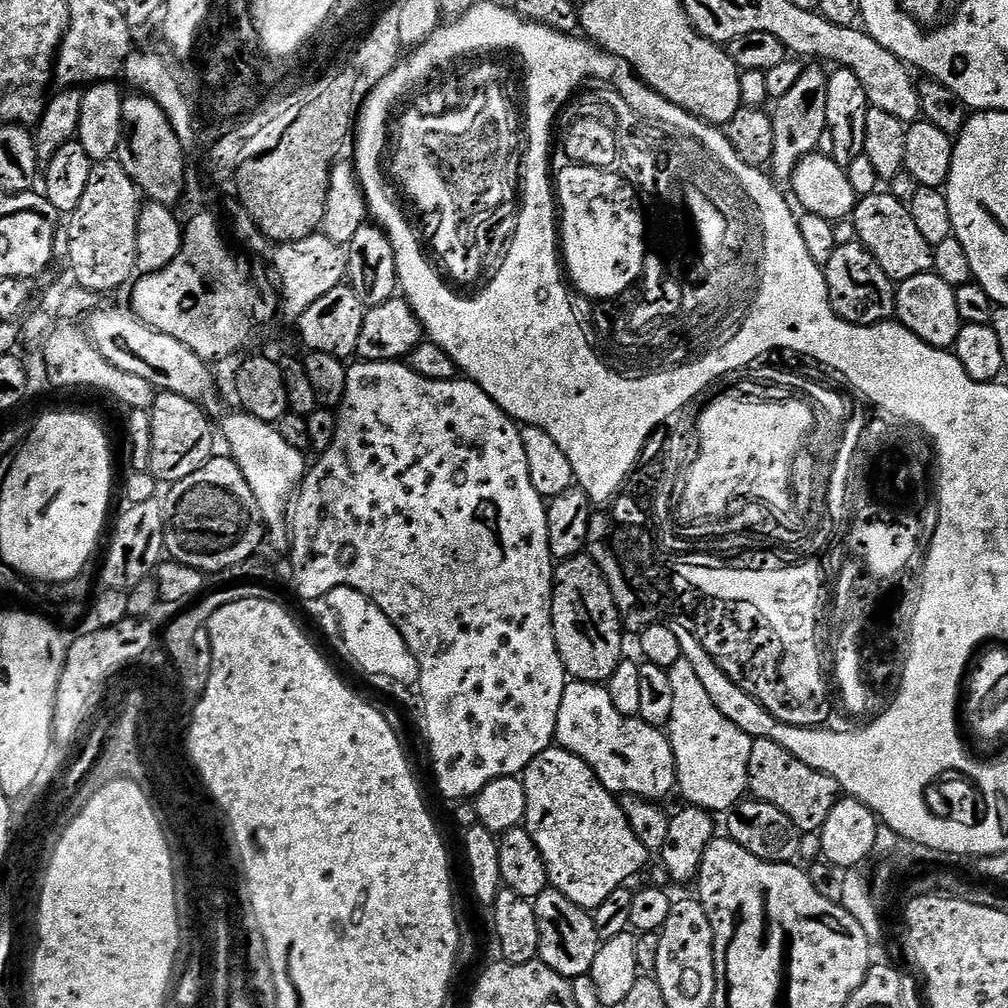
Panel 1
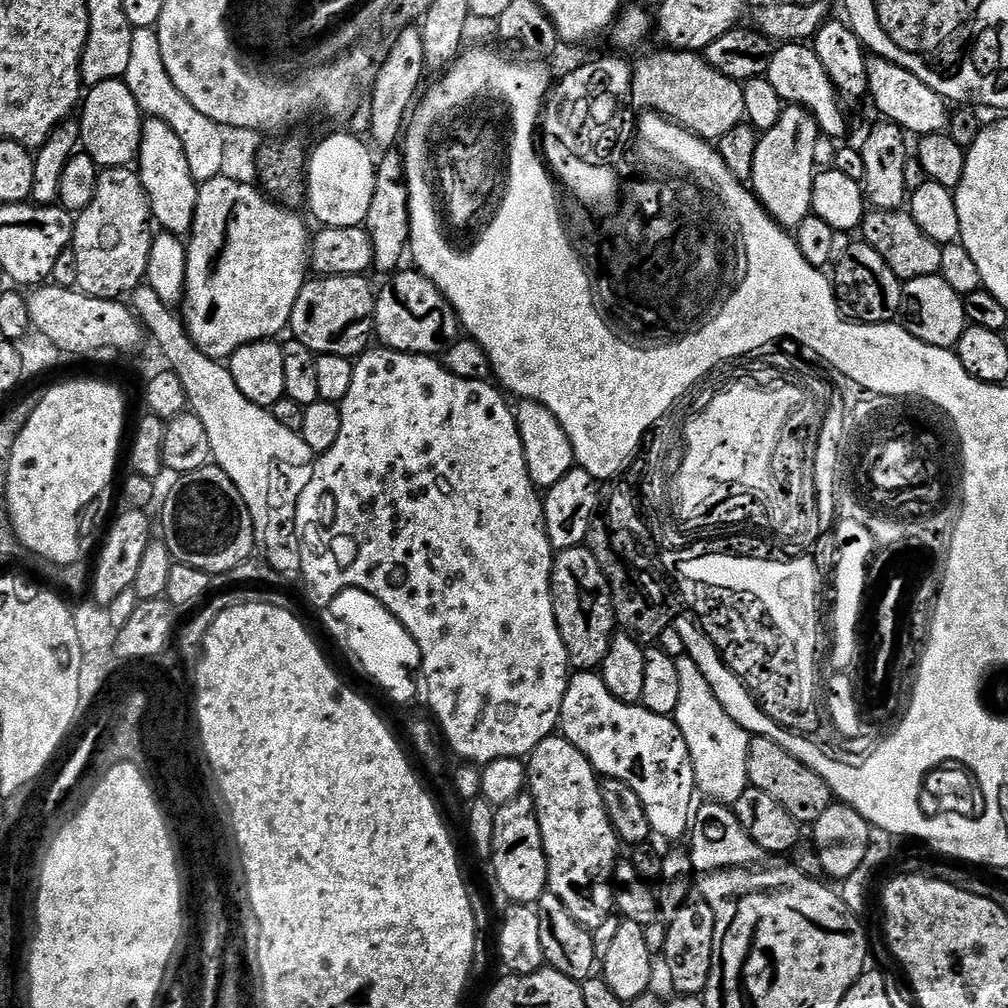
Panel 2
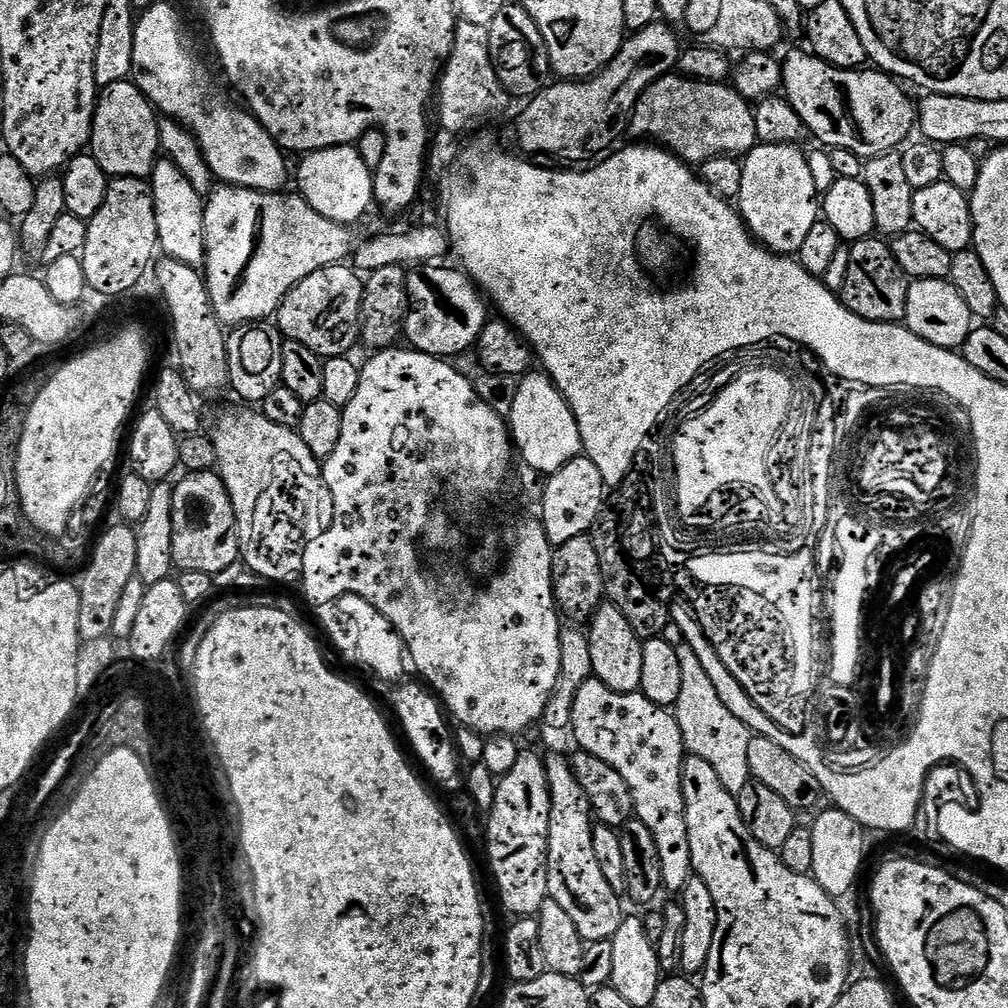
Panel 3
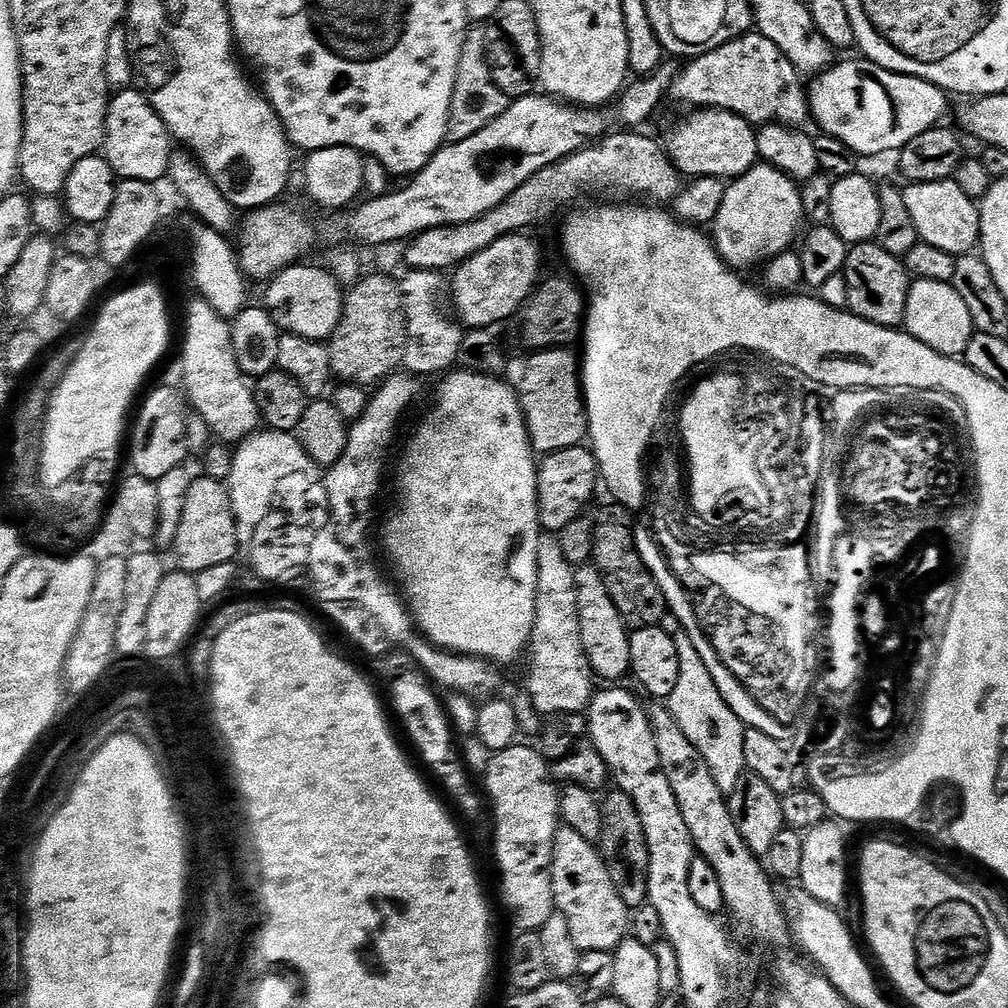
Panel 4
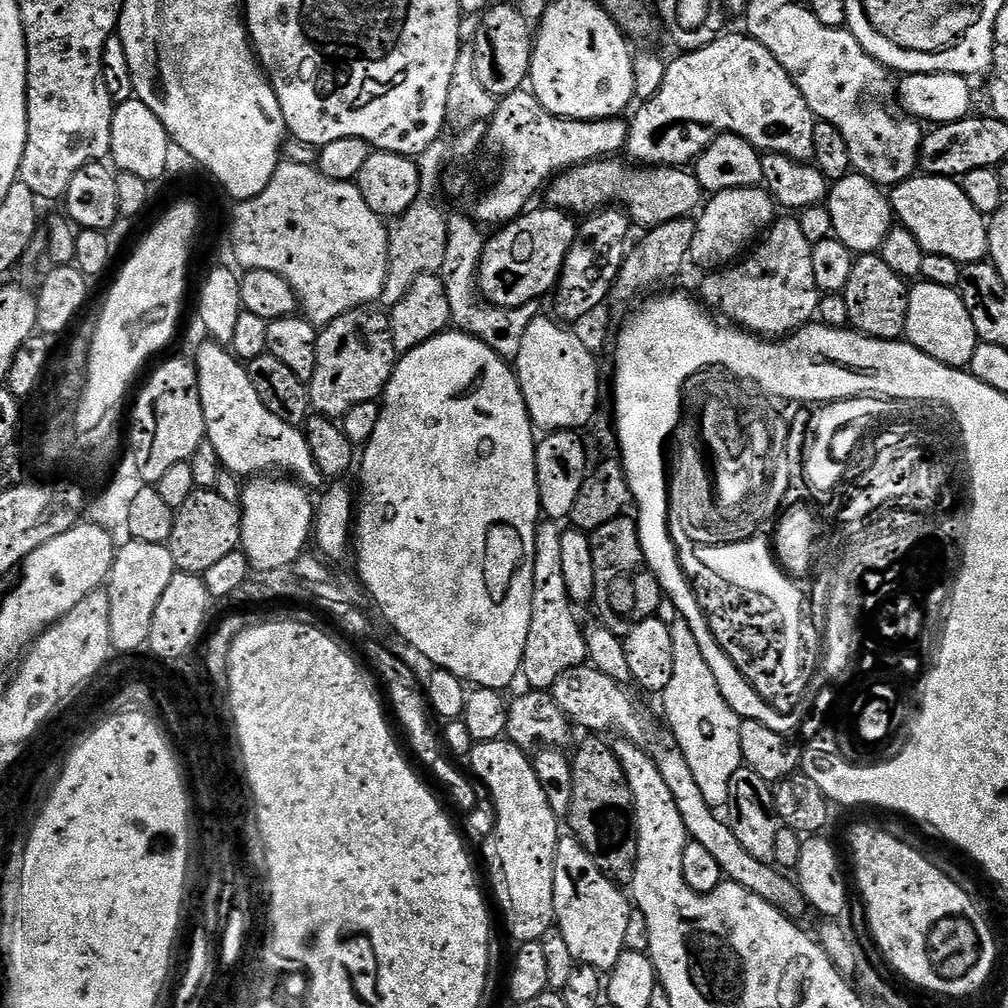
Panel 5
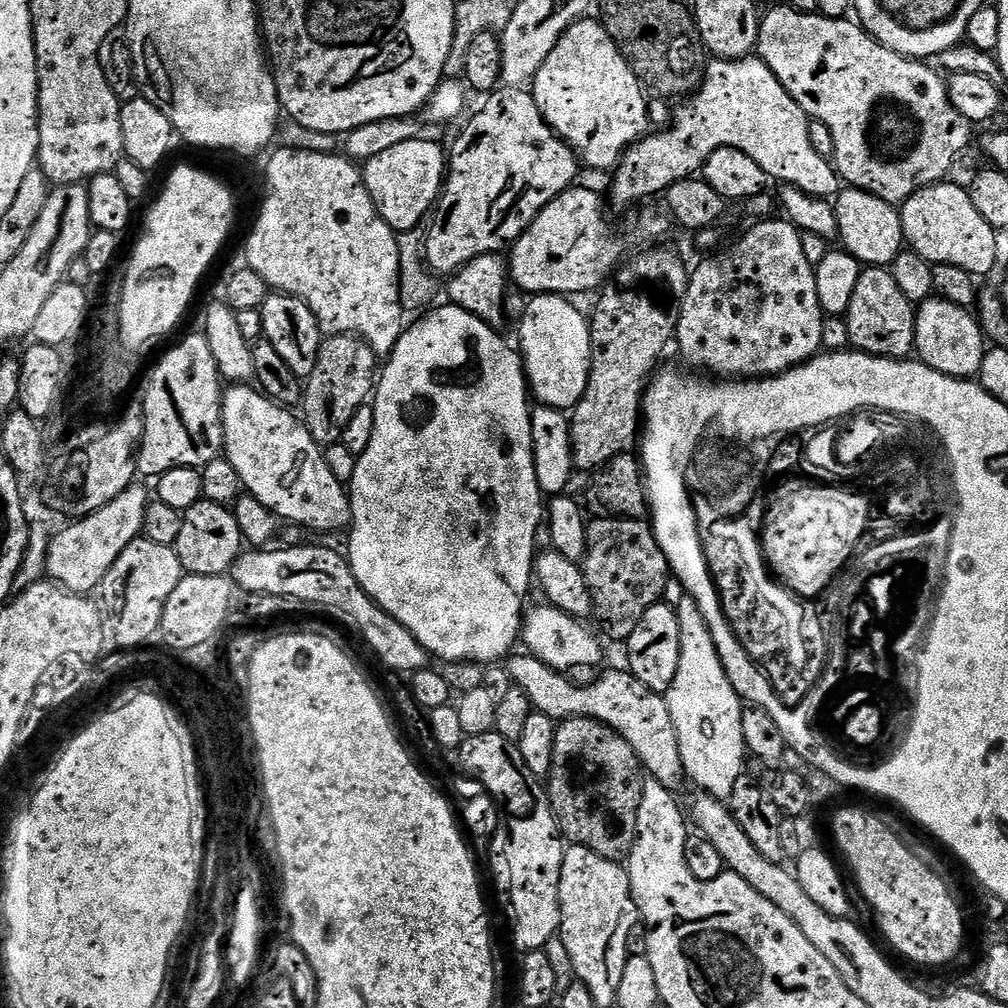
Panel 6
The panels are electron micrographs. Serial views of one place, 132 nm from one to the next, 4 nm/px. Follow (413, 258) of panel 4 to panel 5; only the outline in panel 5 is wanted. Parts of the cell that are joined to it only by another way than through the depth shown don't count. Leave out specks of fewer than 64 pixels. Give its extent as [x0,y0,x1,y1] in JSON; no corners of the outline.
[547,158,706,230]

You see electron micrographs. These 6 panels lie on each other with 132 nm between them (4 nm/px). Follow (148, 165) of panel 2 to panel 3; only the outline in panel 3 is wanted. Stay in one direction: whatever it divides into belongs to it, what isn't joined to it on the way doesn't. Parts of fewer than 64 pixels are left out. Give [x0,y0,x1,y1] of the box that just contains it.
[150,158,206,270]

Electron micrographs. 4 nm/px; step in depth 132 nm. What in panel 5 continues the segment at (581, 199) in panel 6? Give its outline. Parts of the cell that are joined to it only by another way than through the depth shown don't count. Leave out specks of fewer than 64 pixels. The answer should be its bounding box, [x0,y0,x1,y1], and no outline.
[479,207,578,308]

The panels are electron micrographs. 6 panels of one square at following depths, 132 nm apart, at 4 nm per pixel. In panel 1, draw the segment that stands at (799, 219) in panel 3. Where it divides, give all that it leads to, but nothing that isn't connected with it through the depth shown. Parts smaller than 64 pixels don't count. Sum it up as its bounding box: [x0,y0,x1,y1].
[770,67,829,181]

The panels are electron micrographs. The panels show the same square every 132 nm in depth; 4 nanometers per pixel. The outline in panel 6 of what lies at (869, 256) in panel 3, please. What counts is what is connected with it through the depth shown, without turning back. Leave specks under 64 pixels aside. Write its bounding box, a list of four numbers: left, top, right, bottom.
[846,266,916,360]

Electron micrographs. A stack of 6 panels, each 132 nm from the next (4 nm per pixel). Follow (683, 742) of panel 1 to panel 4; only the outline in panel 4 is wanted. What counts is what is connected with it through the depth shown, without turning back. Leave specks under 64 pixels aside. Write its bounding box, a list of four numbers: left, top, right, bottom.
[666,631,746,793]

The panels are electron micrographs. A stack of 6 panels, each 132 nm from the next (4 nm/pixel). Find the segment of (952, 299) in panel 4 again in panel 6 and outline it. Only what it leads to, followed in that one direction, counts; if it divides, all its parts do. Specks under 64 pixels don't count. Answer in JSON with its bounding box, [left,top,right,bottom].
[915,298,986,378]

